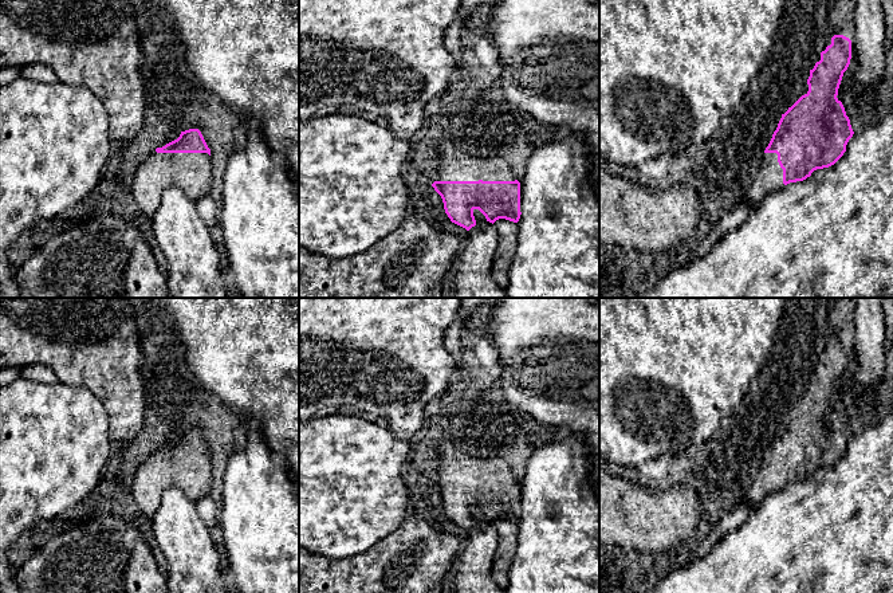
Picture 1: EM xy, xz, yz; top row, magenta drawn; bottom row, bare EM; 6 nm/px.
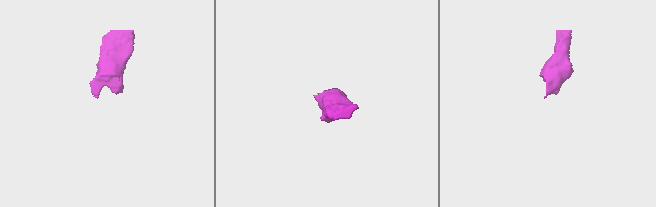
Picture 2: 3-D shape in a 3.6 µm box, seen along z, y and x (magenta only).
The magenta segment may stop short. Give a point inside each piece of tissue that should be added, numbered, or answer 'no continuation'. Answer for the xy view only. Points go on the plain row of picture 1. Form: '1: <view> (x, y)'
1: xy (191, 472)

